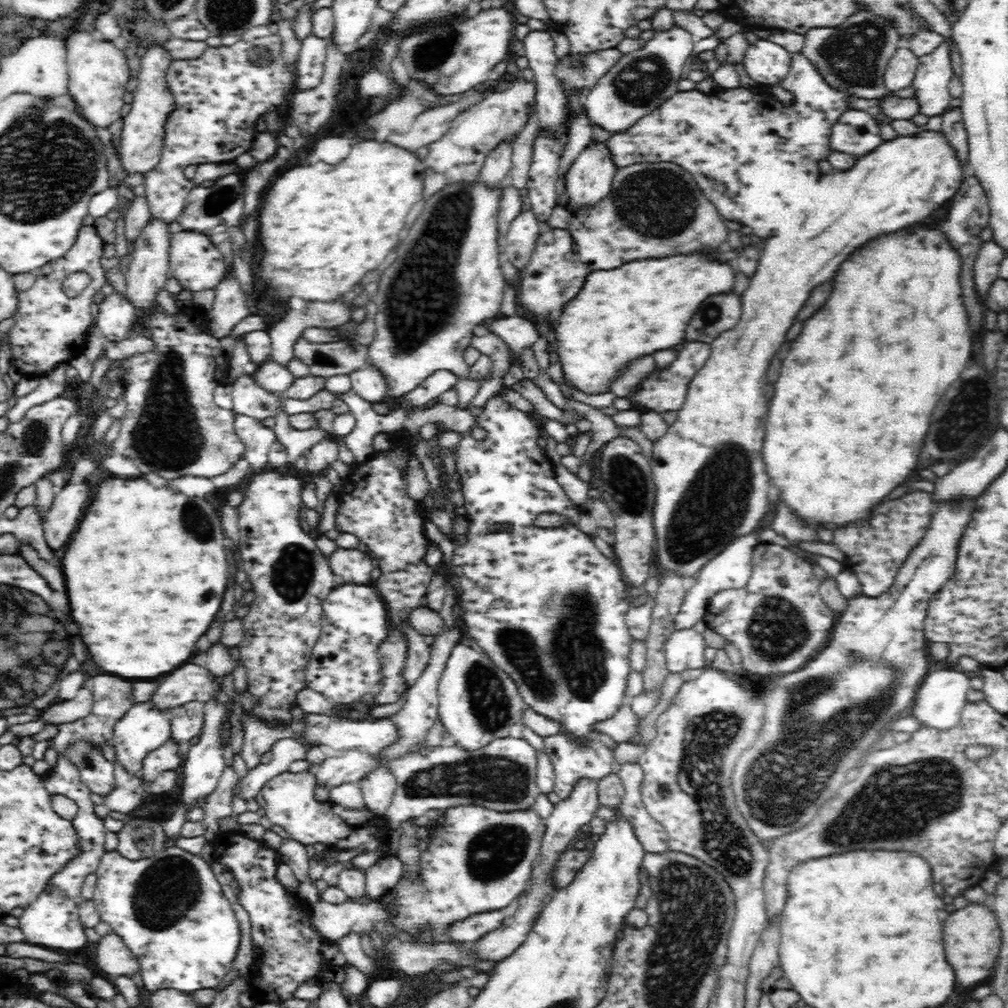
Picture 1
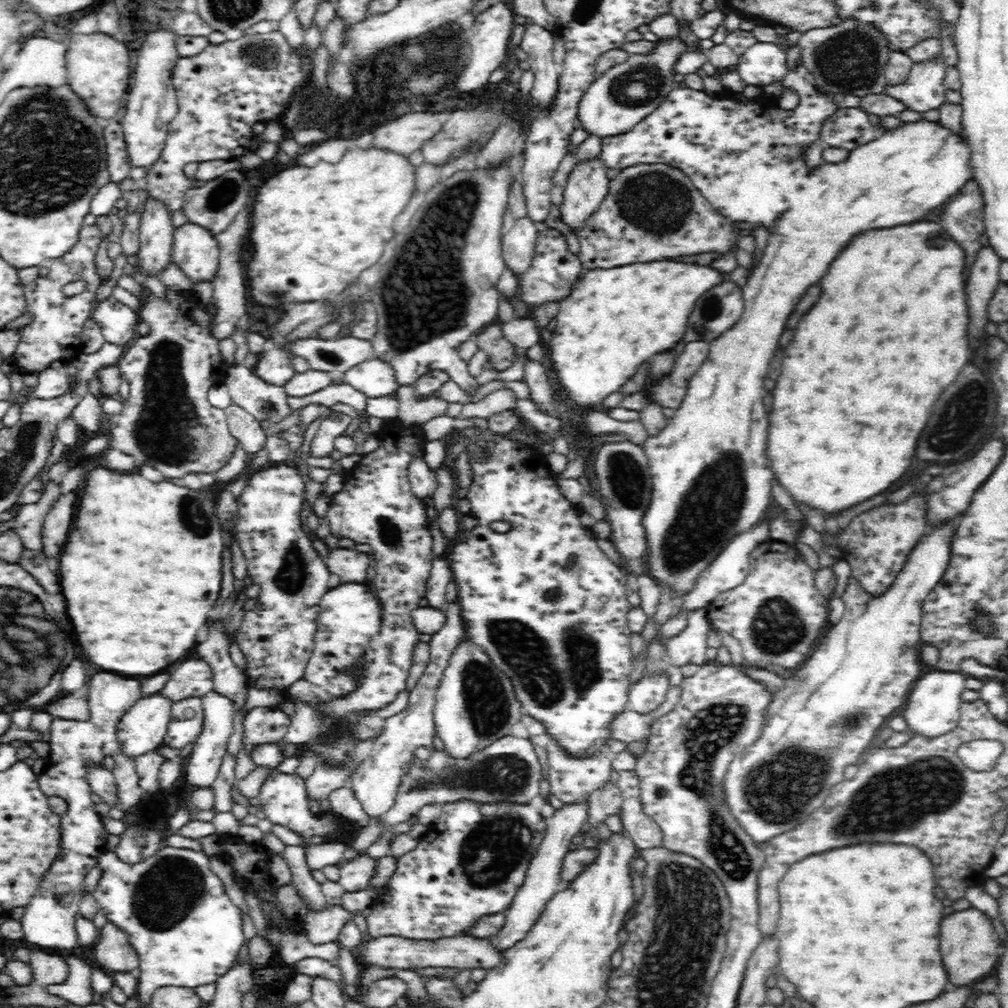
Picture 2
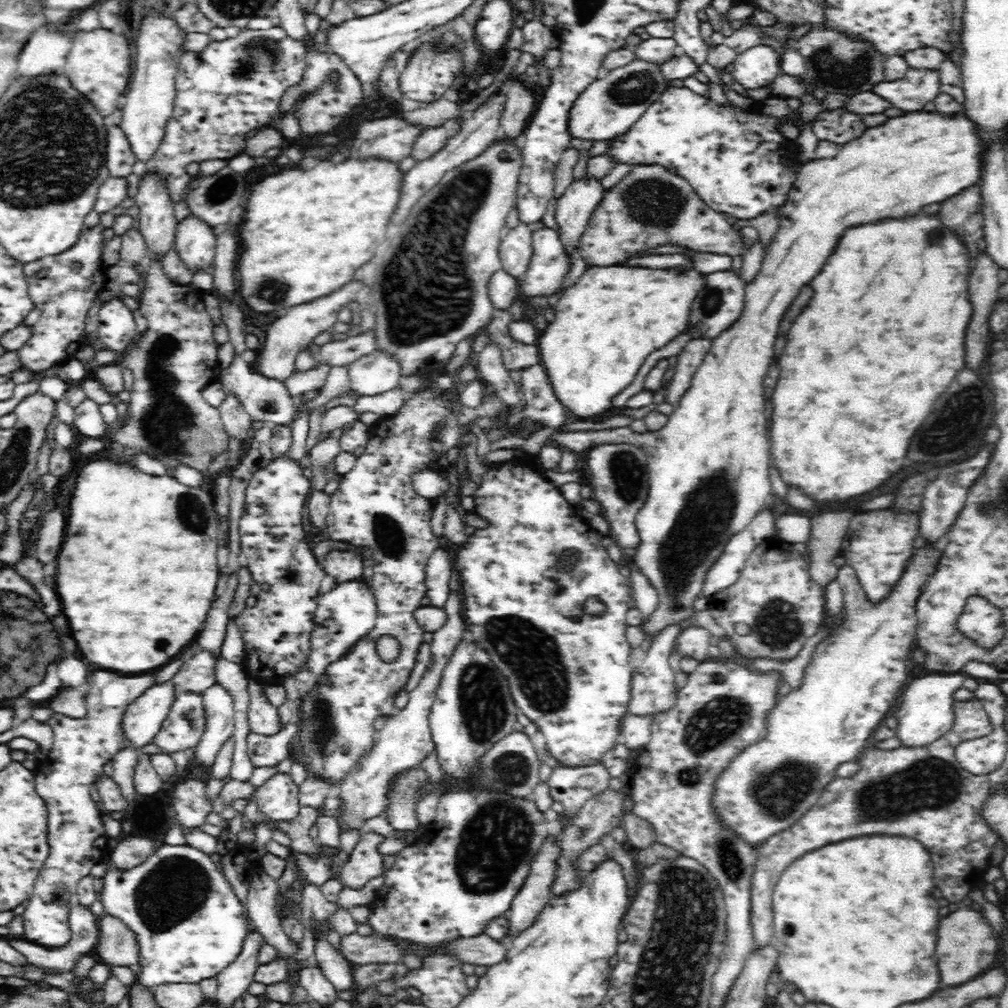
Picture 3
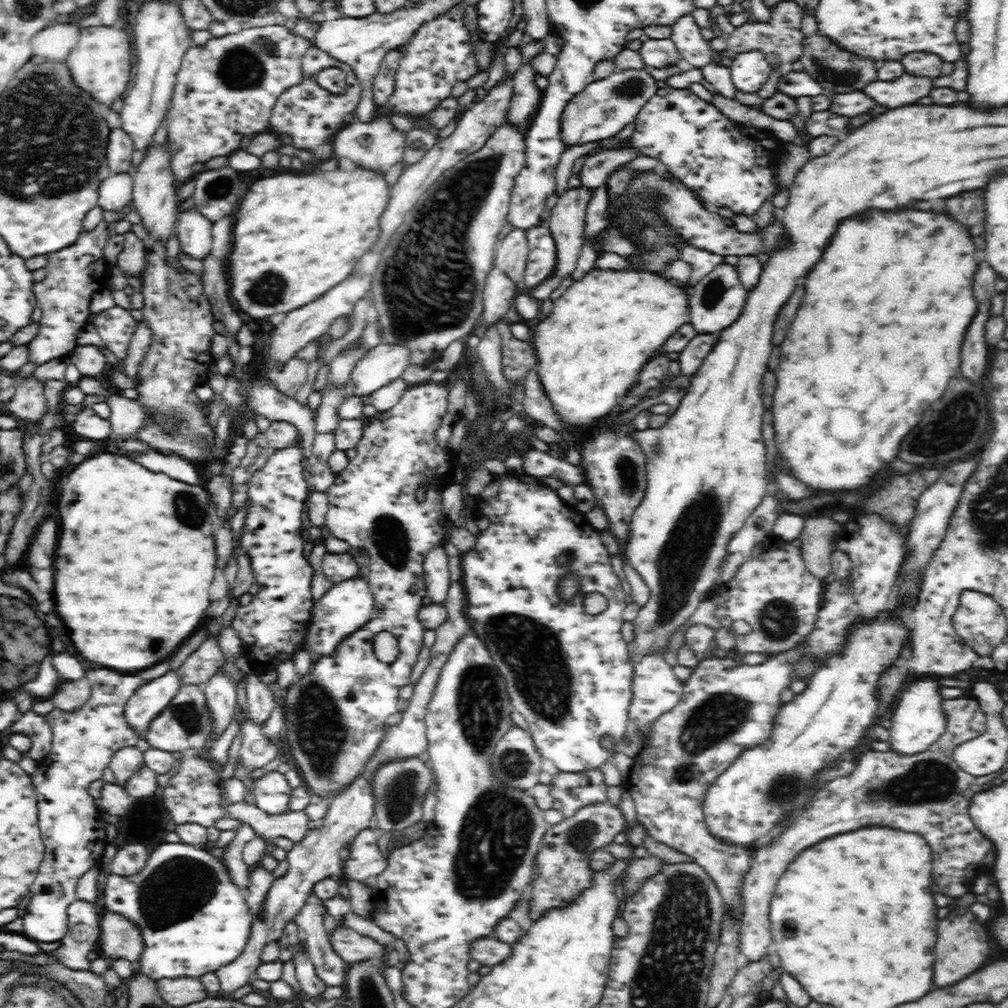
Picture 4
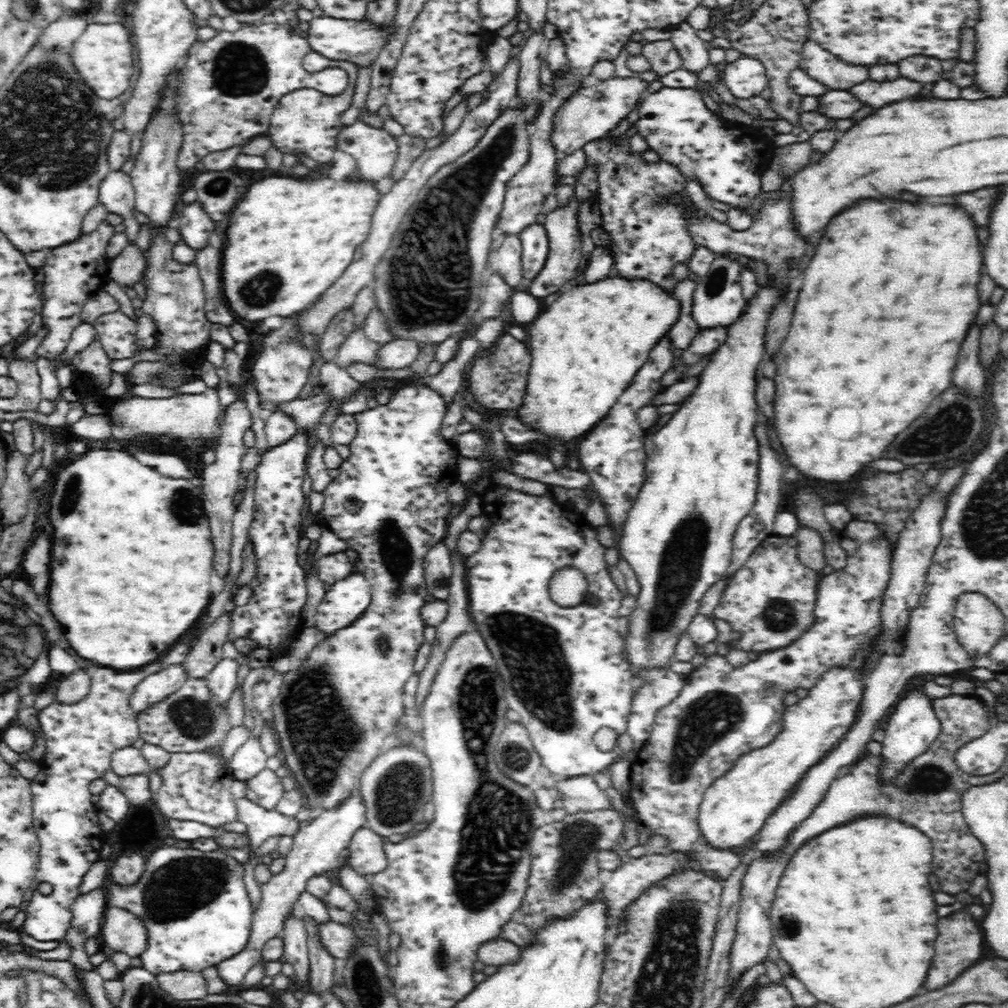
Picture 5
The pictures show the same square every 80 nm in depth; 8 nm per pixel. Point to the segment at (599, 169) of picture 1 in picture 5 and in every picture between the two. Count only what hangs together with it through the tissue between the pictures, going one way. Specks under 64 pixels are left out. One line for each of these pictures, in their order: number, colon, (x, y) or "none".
2: (588, 184)
3: (574, 208)
4: (567, 221)
5: (562, 226)

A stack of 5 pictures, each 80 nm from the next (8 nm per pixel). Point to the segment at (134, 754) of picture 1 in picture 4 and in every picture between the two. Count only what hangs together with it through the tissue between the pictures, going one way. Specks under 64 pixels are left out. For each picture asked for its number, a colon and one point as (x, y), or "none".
2: (142, 729)
3: (143, 719)
4: (147, 704)

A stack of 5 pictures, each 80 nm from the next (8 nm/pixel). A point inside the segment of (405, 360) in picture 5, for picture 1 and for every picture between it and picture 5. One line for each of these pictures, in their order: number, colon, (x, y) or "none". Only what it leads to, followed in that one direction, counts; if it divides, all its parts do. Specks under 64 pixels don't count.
1: (367, 383)
2: (374, 378)
3: (377, 373)
4: (380, 366)

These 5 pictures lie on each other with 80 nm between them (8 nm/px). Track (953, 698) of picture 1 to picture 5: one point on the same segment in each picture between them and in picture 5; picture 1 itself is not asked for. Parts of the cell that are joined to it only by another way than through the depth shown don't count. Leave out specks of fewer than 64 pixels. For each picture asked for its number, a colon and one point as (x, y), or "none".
2: (933, 709)
3: (927, 711)
4: (920, 718)
5: (913, 726)

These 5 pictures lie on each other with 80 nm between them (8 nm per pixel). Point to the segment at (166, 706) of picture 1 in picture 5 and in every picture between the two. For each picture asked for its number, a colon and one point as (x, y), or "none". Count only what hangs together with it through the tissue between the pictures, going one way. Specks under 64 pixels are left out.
2: (193, 679)
3: (196, 676)
4: (197, 669)
5: (202, 658)

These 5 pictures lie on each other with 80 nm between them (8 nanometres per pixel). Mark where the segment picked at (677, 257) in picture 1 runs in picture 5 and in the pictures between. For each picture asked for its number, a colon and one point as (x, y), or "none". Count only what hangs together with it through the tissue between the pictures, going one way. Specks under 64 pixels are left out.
2: (616, 318)
3: (605, 326)
4: (591, 349)
5: (587, 348)

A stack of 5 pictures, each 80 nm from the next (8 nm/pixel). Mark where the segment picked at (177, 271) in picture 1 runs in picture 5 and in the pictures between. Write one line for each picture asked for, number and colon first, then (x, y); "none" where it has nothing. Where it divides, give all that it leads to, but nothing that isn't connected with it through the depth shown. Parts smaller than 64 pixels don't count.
2: (195, 250)
3: (194, 242)
4: (193, 230)
5: (195, 226)

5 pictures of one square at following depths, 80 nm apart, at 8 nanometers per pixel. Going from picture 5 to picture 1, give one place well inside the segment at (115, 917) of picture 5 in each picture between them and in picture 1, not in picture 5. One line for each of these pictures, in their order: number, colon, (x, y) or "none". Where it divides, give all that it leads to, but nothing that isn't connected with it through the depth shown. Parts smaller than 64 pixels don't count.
1: (113, 957)
2: (113, 953)
3: (116, 947)
4: (119, 939)

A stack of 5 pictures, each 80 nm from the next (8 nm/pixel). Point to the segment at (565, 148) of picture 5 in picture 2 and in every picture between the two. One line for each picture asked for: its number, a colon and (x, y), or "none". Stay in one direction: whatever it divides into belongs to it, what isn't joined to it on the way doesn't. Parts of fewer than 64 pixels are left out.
2: (621, 97)
3: (610, 106)
4: (599, 112)

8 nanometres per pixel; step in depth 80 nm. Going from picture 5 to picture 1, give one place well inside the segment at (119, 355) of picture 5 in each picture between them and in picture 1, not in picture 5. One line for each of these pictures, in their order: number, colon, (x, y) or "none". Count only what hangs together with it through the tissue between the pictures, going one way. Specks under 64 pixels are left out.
1: (115, 315)
2: (118, 323)
3: (117, 328)
4: (115, 325)

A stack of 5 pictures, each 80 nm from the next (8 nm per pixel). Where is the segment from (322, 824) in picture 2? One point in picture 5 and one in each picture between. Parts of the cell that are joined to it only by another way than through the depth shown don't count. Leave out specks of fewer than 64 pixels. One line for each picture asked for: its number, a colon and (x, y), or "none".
3: (278, 798)
4: (273, 794)
5: (268, 786)

